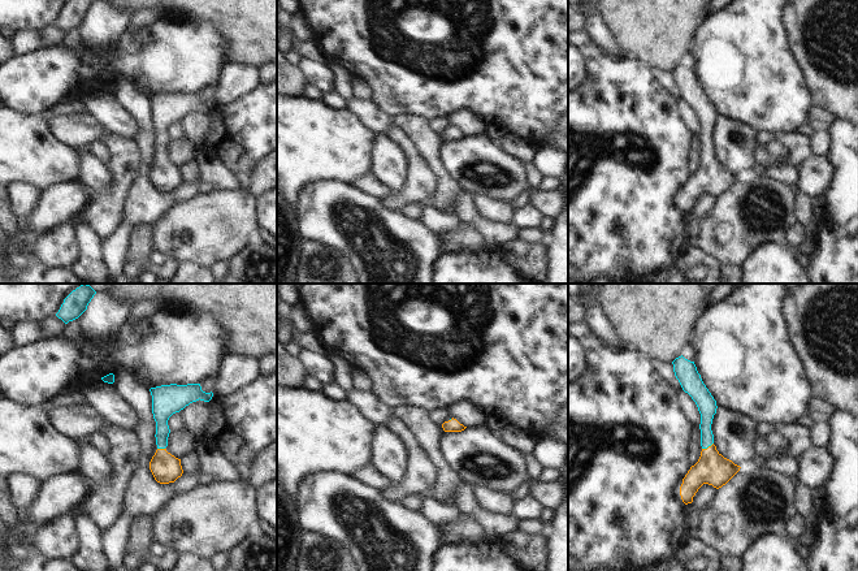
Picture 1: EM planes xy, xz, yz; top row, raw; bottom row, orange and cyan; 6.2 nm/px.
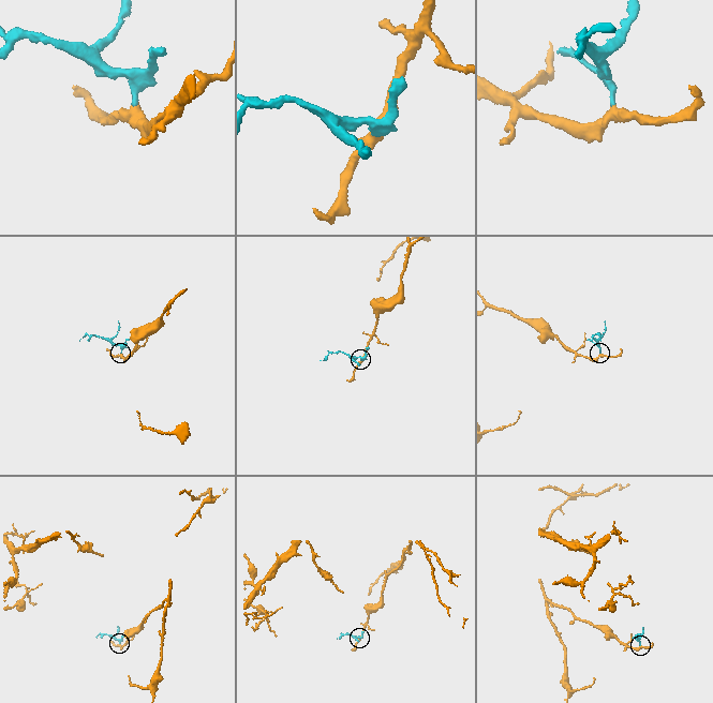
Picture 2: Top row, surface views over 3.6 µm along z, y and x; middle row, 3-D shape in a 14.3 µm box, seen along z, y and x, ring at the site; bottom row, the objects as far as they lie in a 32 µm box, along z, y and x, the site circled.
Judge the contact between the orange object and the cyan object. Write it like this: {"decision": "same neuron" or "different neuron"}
{"decision": "same neuron"}

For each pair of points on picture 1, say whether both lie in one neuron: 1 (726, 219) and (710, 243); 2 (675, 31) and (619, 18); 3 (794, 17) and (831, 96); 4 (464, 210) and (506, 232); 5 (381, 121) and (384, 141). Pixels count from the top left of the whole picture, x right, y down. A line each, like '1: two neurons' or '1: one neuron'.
1: one neuron
2: one neuron
3: one neuron
4: one neuron
5: two neurons

